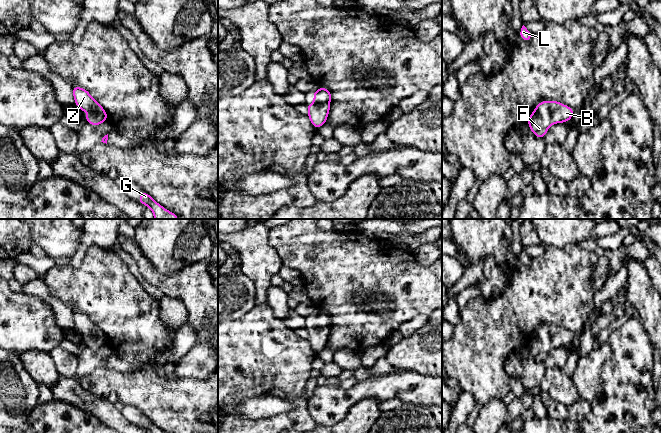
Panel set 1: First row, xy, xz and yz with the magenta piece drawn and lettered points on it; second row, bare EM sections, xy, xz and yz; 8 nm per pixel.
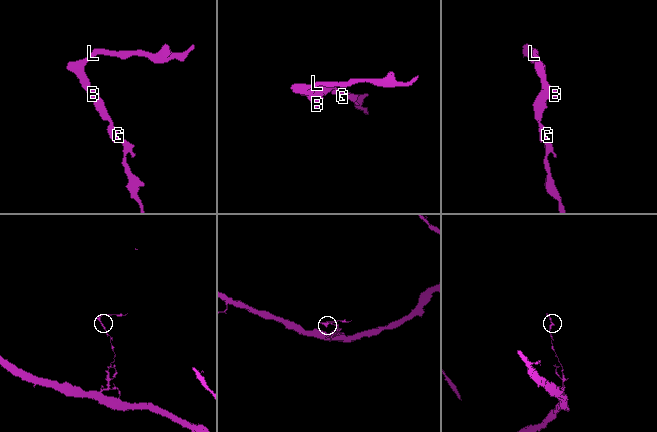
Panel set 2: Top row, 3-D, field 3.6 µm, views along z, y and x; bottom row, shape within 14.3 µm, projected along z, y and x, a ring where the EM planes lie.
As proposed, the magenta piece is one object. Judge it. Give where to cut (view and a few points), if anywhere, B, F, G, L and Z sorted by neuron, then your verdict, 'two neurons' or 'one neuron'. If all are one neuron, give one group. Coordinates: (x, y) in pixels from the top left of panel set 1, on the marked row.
no cut; B F G L Z; one neuron

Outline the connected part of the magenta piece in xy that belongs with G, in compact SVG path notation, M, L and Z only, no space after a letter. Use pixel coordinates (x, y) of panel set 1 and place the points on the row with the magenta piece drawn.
M143 191L139 196L138 202L148 206L152 210L155 219L178 219L176 214L173 214L172 212L169 212L163 208L160 204L155 202L145 191Z

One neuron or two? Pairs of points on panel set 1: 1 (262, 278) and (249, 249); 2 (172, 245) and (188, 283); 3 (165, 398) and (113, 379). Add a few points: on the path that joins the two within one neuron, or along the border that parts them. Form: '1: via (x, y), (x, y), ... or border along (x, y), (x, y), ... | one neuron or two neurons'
1: via (260, 271), (260, 264), (256, 256) | one neuron
2: border along (203, 260), (186, 264), (170, 274), (159, 273) | two neurons
3: via (152, 393), (147, 389), (131, 388), (126, 385) | one neuron

